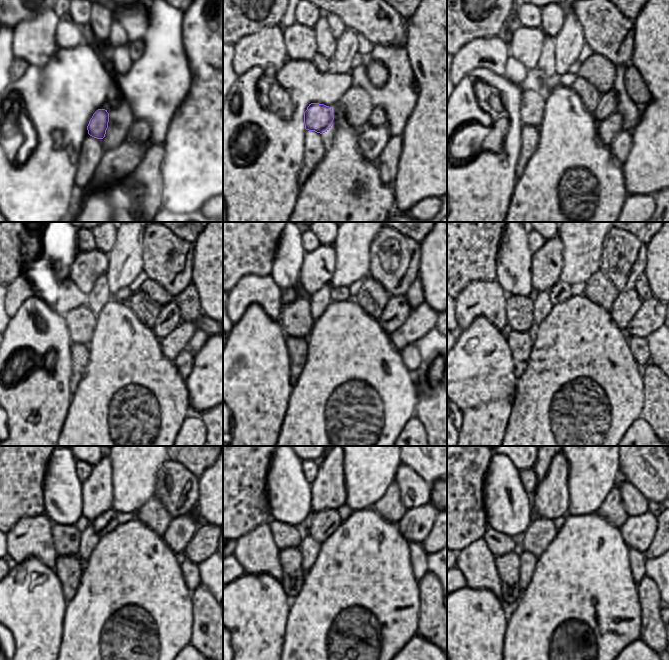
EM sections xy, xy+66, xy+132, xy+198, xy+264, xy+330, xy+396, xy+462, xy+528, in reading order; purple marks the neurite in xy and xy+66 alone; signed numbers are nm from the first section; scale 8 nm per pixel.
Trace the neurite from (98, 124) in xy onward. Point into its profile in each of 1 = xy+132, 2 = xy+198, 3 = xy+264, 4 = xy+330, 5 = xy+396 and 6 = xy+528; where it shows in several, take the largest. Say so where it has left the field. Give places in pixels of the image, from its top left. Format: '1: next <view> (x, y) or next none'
1: next xy+132 (534, 101)
2: next xy+198 (82, 322)
3: next xy+264 (297, 320)
4: next xy+330 (520, 309)
5: next xy+396 (67, 537)
6: next xy+528 (504, 529)

